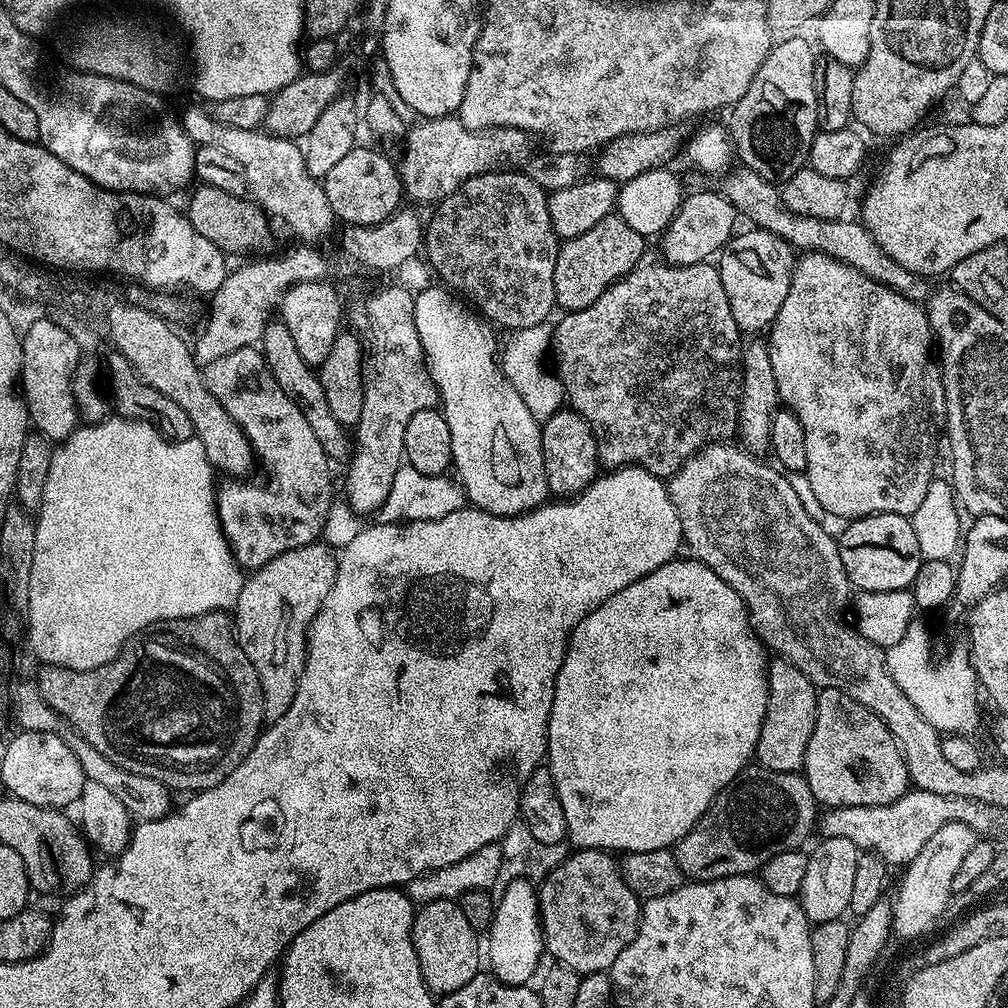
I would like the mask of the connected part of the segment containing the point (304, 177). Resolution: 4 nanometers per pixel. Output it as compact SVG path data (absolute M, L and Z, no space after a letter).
M188 108L182 112L182 123L192 143L205 148L218 146L238 161L246 170L248 192L269 217L281 216L300 236L317 236L324 240L338 224L334 210L326 199L326 190L306 166L304 149L295 139L274 136L264 130L238 130L238 126L226 126L204 108Z

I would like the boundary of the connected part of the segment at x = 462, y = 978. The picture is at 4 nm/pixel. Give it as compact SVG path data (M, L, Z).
M435 900L423 905L412 923L412 941L418 954L422 978L437 997L466 986L466 982L470 982L470 978L481 971L481 937L472 929L470 922L466 922L466 914L462 914L459 903L455 900Z

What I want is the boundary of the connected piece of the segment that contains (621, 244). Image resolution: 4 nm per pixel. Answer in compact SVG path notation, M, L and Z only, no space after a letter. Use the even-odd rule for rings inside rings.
M613 214L602 218L595 226L590 226L586 234L578 234L578 238L570 238L563 241L560 246L560 253L556 255L556 302L564 312L577 312L602 298L602 294L614 282L621 280L634 266L646 255L646 237L638 234L638 230L633 230L627 225L619 214Z

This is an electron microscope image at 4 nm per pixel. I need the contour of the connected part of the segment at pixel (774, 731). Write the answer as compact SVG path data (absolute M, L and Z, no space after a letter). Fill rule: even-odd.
M772 658L767 661L766 667L768 701L754 760L759 767L766 770L800 772L806 762L806 746L810 746L810 734L814 734L818 689L790 660Z

